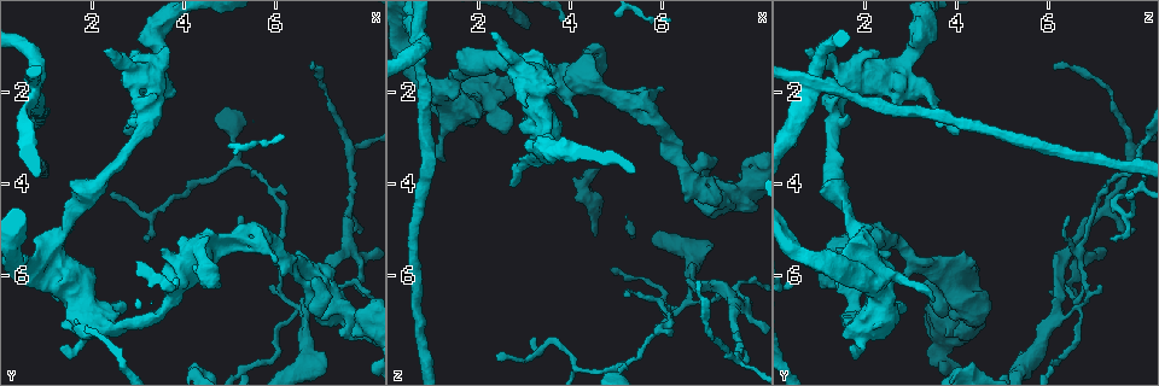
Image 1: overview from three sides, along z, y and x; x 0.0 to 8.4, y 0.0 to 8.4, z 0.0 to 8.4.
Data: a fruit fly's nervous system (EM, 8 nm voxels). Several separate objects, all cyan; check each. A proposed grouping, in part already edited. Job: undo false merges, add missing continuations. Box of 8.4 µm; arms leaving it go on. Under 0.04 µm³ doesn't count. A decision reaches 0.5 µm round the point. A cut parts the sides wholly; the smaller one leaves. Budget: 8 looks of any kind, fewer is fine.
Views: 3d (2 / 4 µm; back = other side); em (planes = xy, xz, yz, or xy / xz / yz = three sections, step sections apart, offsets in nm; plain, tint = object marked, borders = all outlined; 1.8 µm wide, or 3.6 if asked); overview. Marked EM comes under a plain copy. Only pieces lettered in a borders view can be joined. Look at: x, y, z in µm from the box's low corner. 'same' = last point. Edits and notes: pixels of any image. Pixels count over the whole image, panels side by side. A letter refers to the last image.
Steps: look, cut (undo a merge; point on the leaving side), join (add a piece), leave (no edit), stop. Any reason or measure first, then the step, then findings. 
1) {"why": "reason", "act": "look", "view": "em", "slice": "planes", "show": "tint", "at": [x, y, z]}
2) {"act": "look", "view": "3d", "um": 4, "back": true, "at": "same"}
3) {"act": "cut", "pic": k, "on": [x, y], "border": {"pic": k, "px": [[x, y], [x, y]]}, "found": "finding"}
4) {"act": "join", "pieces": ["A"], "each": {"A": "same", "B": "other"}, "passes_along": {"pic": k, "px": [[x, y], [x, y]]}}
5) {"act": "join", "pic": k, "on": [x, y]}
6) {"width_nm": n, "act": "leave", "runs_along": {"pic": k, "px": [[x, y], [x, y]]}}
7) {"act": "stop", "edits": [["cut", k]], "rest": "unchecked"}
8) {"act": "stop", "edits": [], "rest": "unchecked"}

{"why": "four arms meet", "act": "look", "view": "3d", "um": 2, "at": [0.70, 1.80, 0.85]}

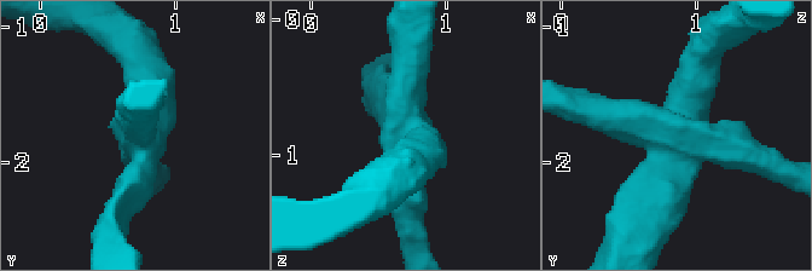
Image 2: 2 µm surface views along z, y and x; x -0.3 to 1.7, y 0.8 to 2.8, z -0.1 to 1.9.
{"arms": 4, "act": "look", "view": "em", "slice": "planes", "show": "borders", "at": [0.76, 1.86, 0.90]}

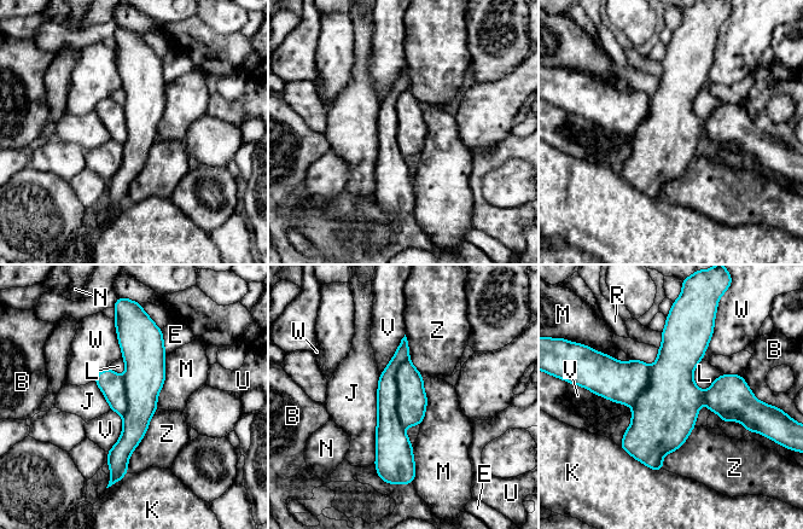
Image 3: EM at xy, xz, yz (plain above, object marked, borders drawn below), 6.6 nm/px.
{"act": "leave", "each": {"B": "other", "E": "other", "J": "other", "K": "other", "L": "other", "M": "other", "N": "other", "R": "other", "U": "other", "V": "other", "W": "other", "Z": "other"}, "border": {"pic": 3, "px": [[112, 410], [122, 434], [108, 452]]}, "found": "continuous, no second cell"}

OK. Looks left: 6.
{"why": "three-way junction", "act": "look", "view": "em", "slice": "xz", "step": 16, "show": "borders", "at": [0.80, 5.85, 1.85]}

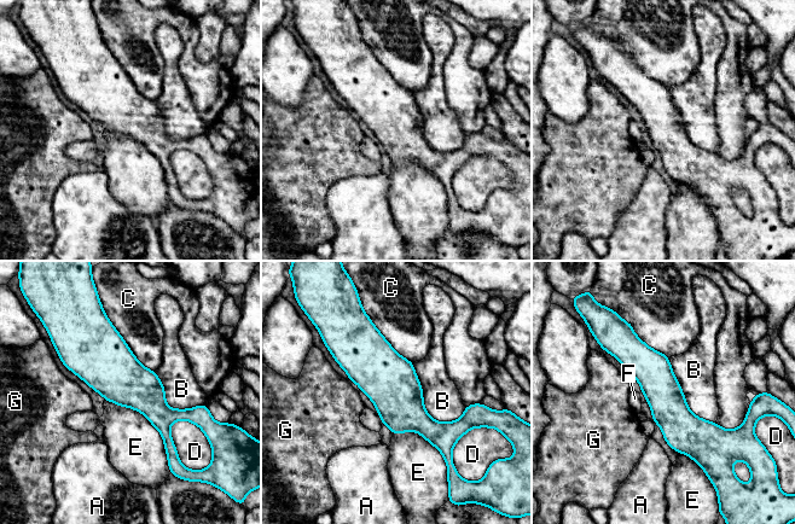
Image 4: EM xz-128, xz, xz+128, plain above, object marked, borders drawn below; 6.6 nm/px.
{"act": "leave", "each": {"A": "other", "B": "other", "C": "other", "D": "other", "E": "other", "F": "other", "G": "other"}, "border": {"pic": 4, "px": [[105, 399], [145, 417], [168, 466]]}, "found": "continuous, no second cell"}

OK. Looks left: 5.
{"why": "branch point", "act": "look", "view": "3d", "um": 2, "at": [8.00, 7.05, 4.10]}

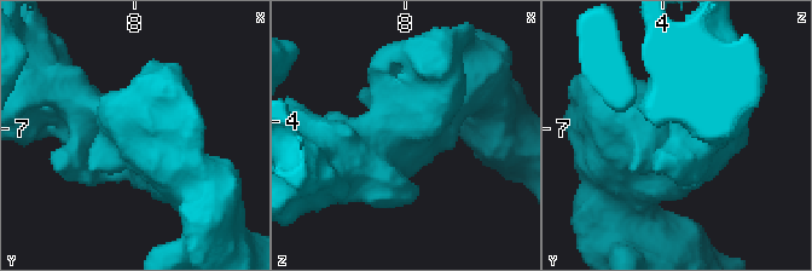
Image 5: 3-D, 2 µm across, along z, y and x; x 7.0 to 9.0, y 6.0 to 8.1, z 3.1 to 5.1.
{"why": "now the EM", "act": "look", "view": "em", "slice": "yz", "step": 8, "show": "borders", "at": [7.94, 7.02, 4.04]}

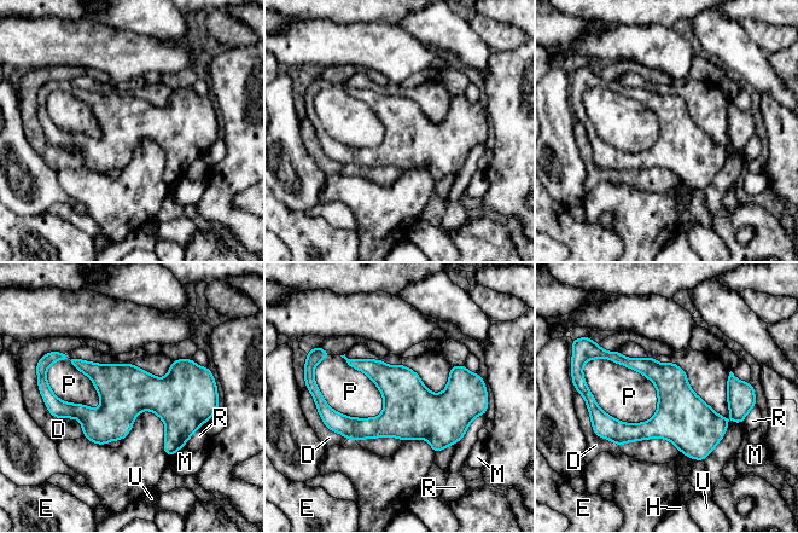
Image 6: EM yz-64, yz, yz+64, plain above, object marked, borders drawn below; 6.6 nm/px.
{"width_nm": 340, "act": "leave", "each": {"D": "other", "E": "other", "H": "other", "M": "other", "P": "other", "R": "other", "U": "other"}, "border": {"pic": 6, "px": [[598, 357], [653, 383], [648, 421]]}, "found": "continuous, no second cell"}

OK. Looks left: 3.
{"why": "thick turns thin", "act": "look", "view": "em", "slice": "xy", "step": 16, "show": "borders", "at": [6.65, 7.00, 6.15]}

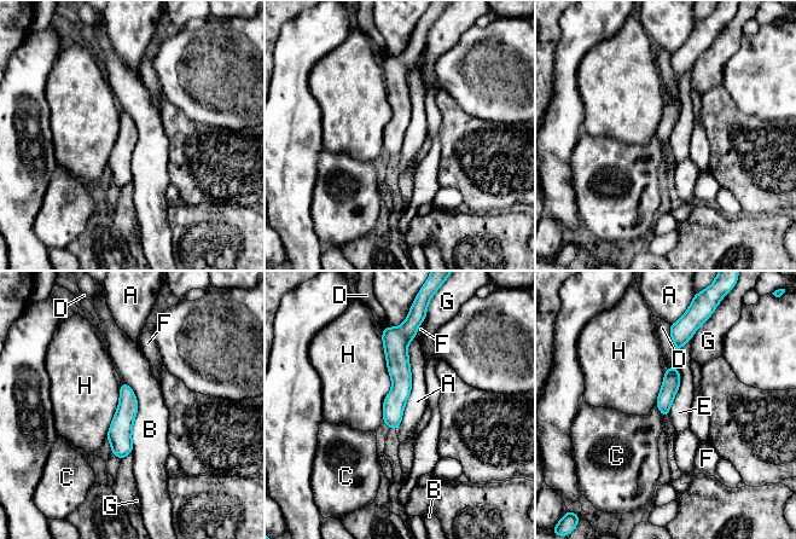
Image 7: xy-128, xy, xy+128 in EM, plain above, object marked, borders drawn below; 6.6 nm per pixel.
{"act": "leave", "each": {"A": "other", "B": "other", "C": "other", "D": "other", "E": "other", "F": "other", "G": "other", "H": "other"}, "border": {"pic": 7, "px": [[414, 337], [396, 429]]}, "found": "all the same cell"}

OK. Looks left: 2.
{"act": "stop", "edits": [], "rest": "unchecked"}

